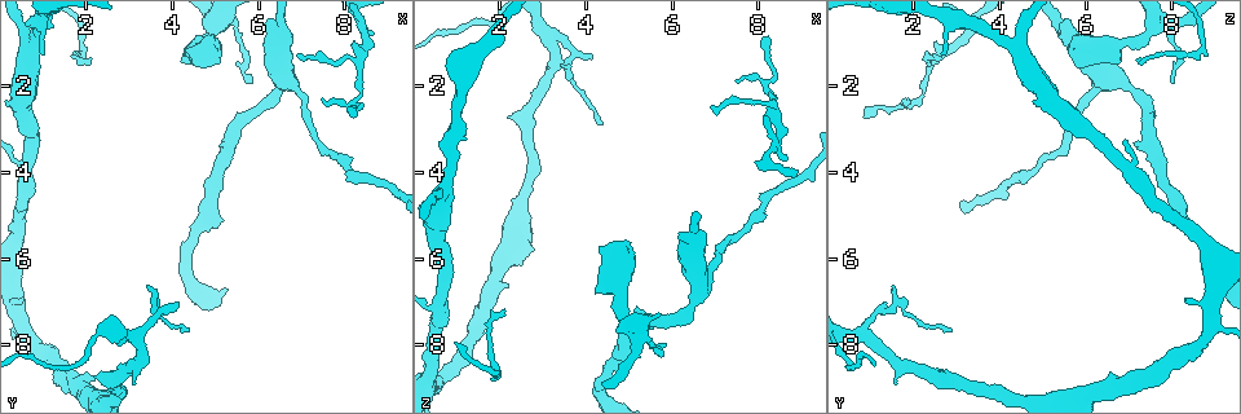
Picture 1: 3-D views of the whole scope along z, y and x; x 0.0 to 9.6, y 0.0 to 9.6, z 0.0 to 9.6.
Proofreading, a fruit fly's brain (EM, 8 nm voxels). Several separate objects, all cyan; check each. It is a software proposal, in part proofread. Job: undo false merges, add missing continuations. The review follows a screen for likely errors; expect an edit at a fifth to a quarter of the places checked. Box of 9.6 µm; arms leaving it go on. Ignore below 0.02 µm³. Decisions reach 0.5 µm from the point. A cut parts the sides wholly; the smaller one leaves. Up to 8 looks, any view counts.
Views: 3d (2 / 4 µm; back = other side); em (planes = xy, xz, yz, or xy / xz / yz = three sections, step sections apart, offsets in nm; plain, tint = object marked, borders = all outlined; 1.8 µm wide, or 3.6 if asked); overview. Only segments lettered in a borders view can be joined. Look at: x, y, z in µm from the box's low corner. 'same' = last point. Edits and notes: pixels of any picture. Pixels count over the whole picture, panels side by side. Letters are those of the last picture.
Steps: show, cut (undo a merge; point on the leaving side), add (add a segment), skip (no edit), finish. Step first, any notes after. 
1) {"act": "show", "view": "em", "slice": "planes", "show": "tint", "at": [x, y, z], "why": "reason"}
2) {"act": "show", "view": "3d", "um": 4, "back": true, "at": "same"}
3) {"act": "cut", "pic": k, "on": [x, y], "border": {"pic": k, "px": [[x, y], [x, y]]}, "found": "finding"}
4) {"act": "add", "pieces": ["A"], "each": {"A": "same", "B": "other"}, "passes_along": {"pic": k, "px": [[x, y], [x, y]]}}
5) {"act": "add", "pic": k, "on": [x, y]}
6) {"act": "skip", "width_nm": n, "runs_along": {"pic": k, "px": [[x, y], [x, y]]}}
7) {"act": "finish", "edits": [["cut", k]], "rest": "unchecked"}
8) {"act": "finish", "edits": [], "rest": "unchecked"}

{"act": "show", "view": "3d", "um": 2, "at": [0.65, 4.00, 7.00], "why": "sudden change in width"}

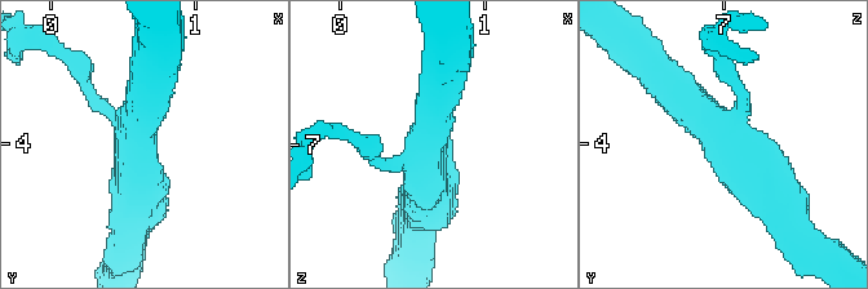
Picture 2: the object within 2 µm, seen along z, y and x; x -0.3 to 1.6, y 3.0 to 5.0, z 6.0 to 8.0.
{"act": "show", "view": "em", "slice": "planes", "show": "borders", "at": [0.62, 3.94, 7.02], "arms": 3}

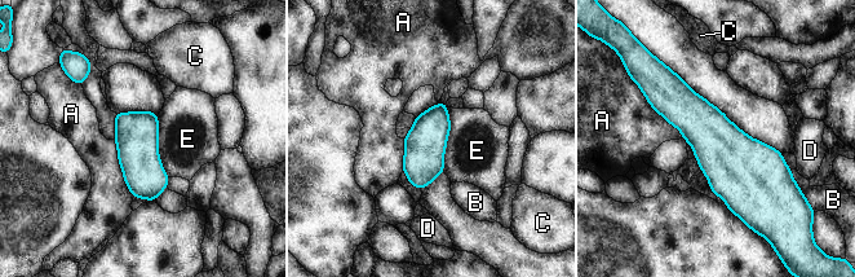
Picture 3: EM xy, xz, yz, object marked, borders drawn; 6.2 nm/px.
{"act": "skip", "each": {"A": "other", "B": "other", "C": "other", "D": "other", "E": "other"}, "found": "all the same neuron"}

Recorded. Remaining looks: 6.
{"act": "show", "view": "em", "slice": "planes", "show": "plain", "at": [5.75, 1.90, 8.00], "why": "free end"}

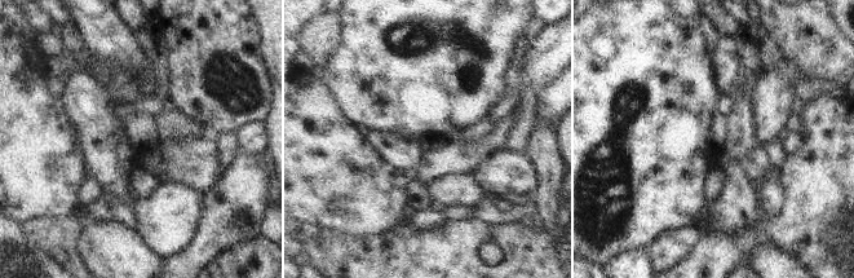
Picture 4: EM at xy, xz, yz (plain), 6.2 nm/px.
{"act": "show", "view": "em", "slice": "planes", "show": "borders", "at": "same"}

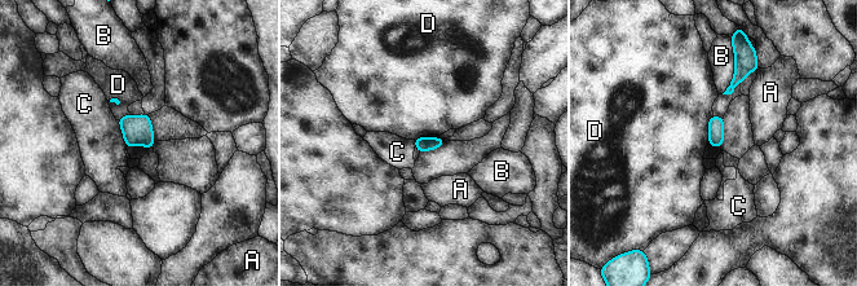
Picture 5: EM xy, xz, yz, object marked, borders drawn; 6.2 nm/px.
{"act": "skip", "each": {"A": "other", "B": "other", "C": "other", "D": "other"}, "border": {"pic": 5, "px": [[712, 114], [708, 119], [707, 144]]}, "found": "no lettered segment goes on from it"}

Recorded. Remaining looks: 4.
{"act": "show", "view": "3d", "um": 2, "at": [7.50, 2.35, 1.85], "why": "thin end"}

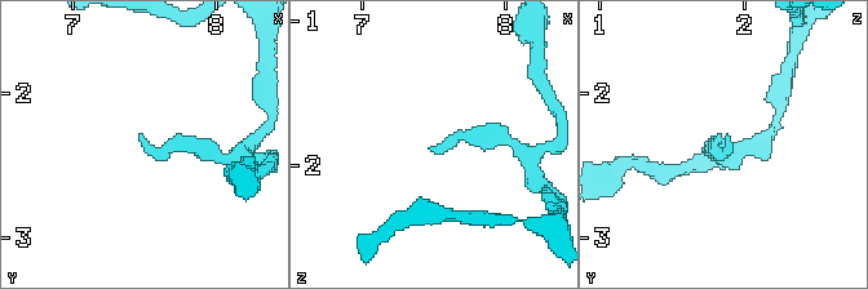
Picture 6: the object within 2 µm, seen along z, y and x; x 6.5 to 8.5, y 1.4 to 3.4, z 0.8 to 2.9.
{"act": "show", "view": "em", "slice": "planes", "show": "borders", "at": [7.46, 2.30, 1.90], "why": "shape alone is not enough"}

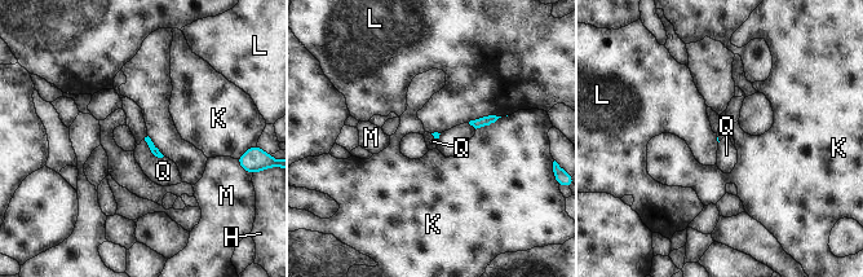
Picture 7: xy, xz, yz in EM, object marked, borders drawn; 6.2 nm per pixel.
{"act": "skip", "each": {"H": "other", "K": "other", "L": "other", "M": "other", "Q": "other"}, "border": {"pic": 7, "px": [[144, 140], [155, 155], [163, 157]]}, "found": "none of them fits"}

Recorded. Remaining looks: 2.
{"act": "finish", "edits": [], "rest": "unchecked"}

